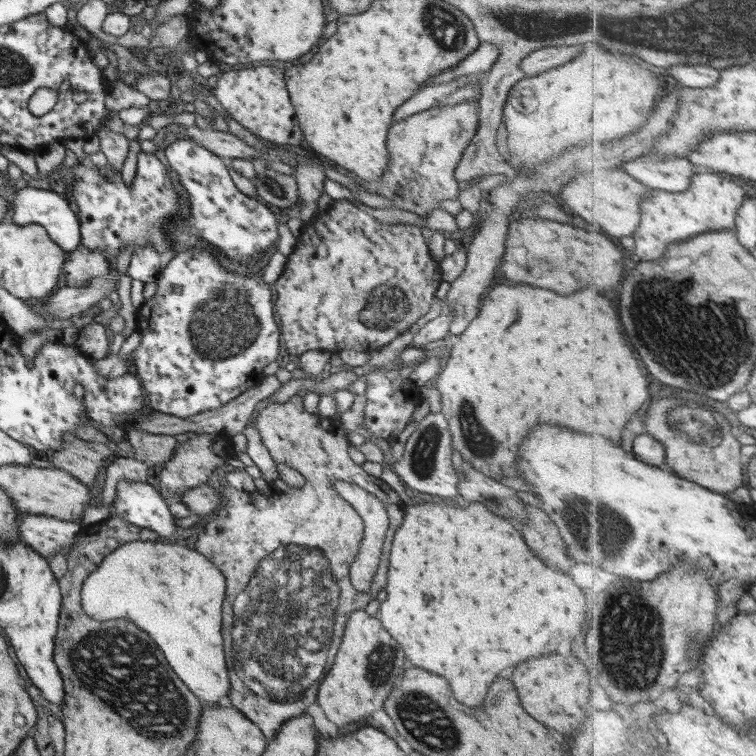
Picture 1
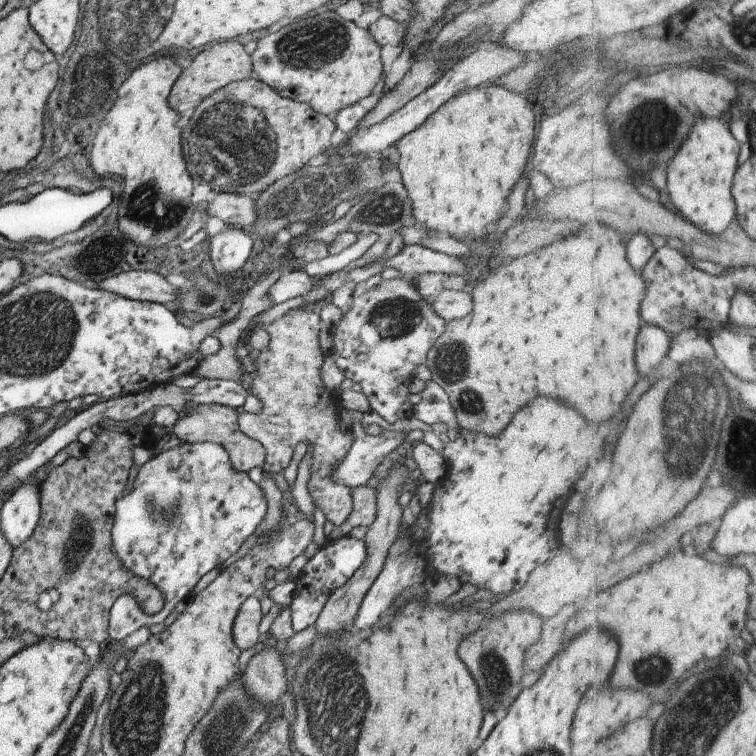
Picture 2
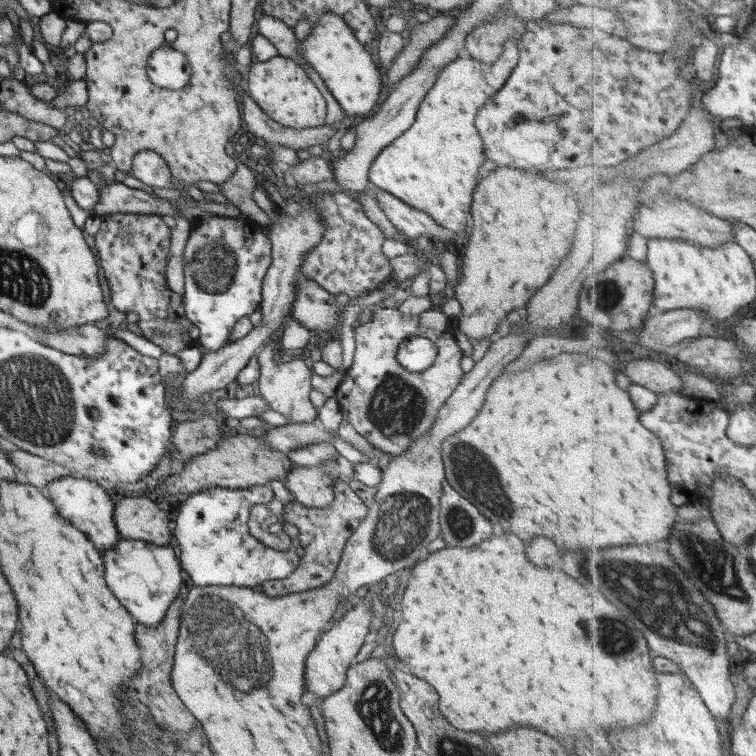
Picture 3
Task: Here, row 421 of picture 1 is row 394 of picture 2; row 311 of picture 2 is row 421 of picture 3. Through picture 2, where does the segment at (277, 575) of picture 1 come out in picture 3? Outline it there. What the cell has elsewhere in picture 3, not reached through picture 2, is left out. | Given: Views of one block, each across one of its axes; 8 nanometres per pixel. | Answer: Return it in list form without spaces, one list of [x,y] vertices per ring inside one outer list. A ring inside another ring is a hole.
[[[268,338],[255,354],[258,362],[260,362],[261,374],[257,382],[257,388],[260,389],[262,399],[266,400],[270,409],[288,417],[290,423],[311,423],[318,420],[318,410],[314,408],[314,404],[309,398],[310,391],[313,388],[311,379],[314,373],[303,360],[303,354],[286,355],[285,359],[276,361],[276,358],[274,358],[275,348],[274,340]]]

